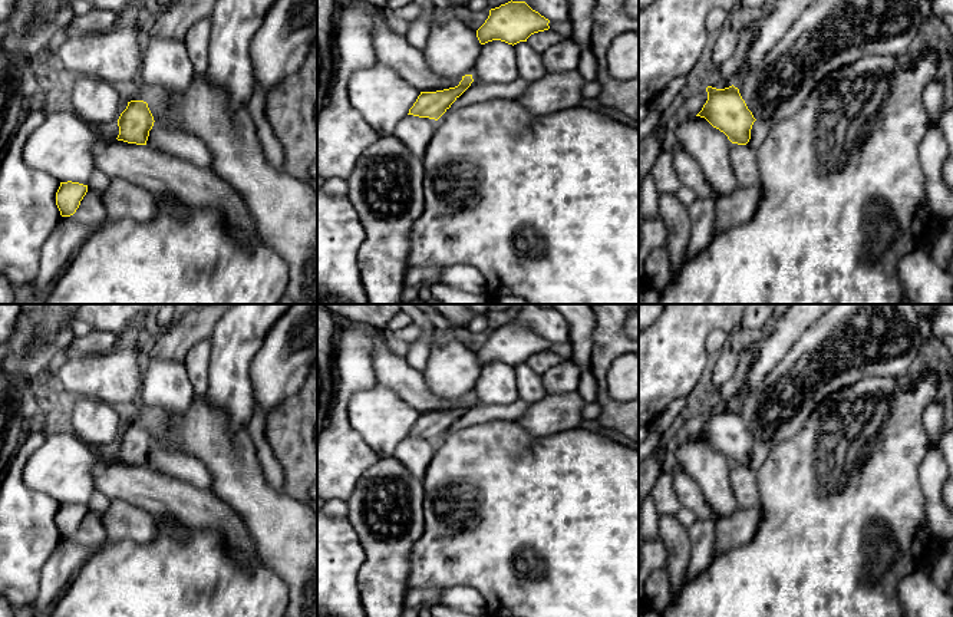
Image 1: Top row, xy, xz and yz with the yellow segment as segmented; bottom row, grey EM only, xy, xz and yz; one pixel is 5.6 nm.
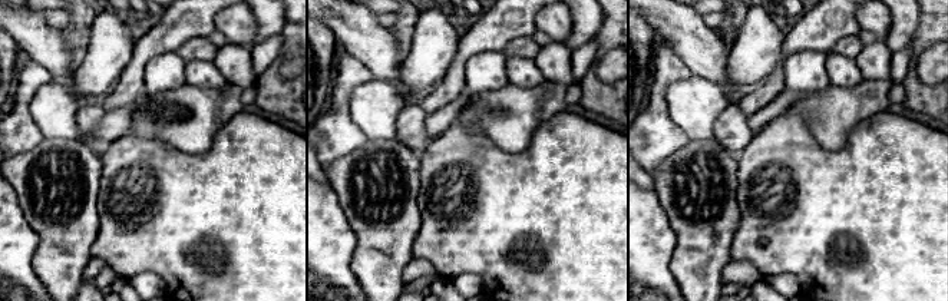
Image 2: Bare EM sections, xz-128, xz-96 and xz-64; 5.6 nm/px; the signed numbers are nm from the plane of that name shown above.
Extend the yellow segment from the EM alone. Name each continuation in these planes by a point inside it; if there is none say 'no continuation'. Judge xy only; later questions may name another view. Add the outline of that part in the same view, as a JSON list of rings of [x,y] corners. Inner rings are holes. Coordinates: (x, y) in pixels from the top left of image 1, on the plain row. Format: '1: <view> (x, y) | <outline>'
no continuation

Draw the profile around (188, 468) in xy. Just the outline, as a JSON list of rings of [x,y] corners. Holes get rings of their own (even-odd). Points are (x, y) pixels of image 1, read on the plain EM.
[[[154,446],[149,452],[146,466],[187,481],[201,489],[211,489],[212,485],[212,476],[207,465],[201,459],[187,453],[174,453]]]

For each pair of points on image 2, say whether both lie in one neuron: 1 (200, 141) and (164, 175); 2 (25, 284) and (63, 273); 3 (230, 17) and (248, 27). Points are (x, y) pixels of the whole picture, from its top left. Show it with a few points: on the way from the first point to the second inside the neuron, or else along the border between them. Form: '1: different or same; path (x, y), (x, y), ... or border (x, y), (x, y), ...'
1: different; border (215, 135), (211, 146), (198, 154), (155, 141)
2: different; border (36, 247), (32, 255), (32, 270), (43, 285)
3: same; path (234, 22), (244, 27)

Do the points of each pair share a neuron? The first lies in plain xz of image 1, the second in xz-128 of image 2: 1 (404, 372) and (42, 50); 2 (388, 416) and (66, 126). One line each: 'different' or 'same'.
1: same
2: same

